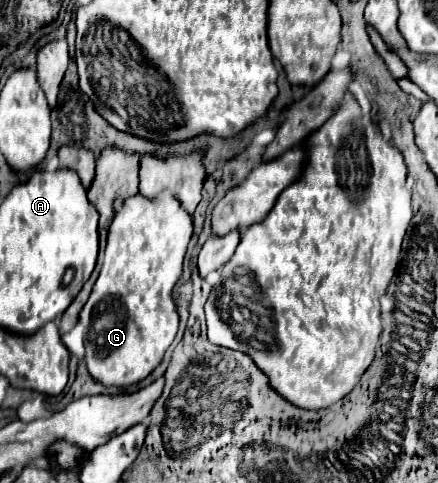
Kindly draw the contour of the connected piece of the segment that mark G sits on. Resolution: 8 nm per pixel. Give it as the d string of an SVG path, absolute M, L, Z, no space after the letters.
M162 193L156 199L144 199L142 195L136 195L128 199L128 203L124 203L124 207L112 219L102 271L92 287L90 299L80 311L80 323L86 329L84 363L96 383L120 389L138 385L162 363L162 357L178 331L180 317L172 299L172 289L182 275L182 261L190 237L192 217L168 193Z

